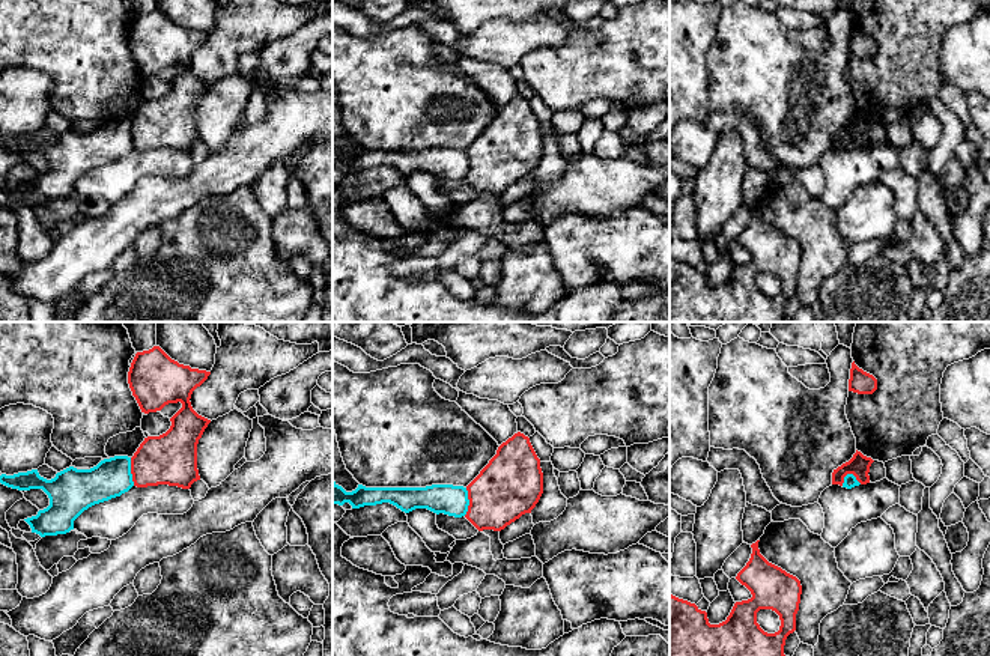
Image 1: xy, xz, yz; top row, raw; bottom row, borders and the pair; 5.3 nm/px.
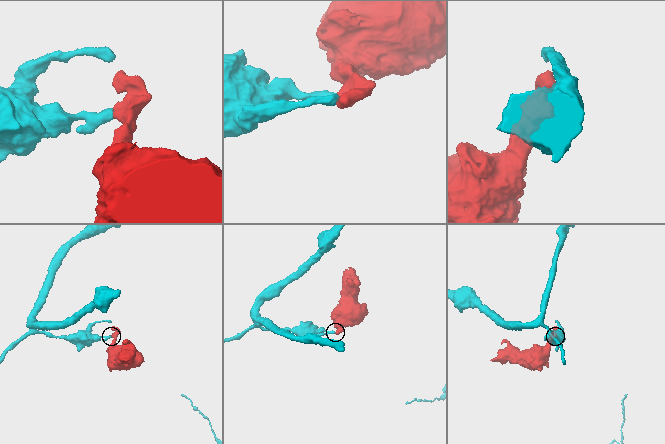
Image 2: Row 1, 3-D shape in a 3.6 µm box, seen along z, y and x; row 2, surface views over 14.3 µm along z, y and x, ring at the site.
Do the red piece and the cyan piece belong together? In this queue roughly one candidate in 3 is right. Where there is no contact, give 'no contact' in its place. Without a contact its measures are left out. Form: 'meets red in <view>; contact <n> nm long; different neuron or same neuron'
meets red in xy; contact 150 nm long; different neuron

